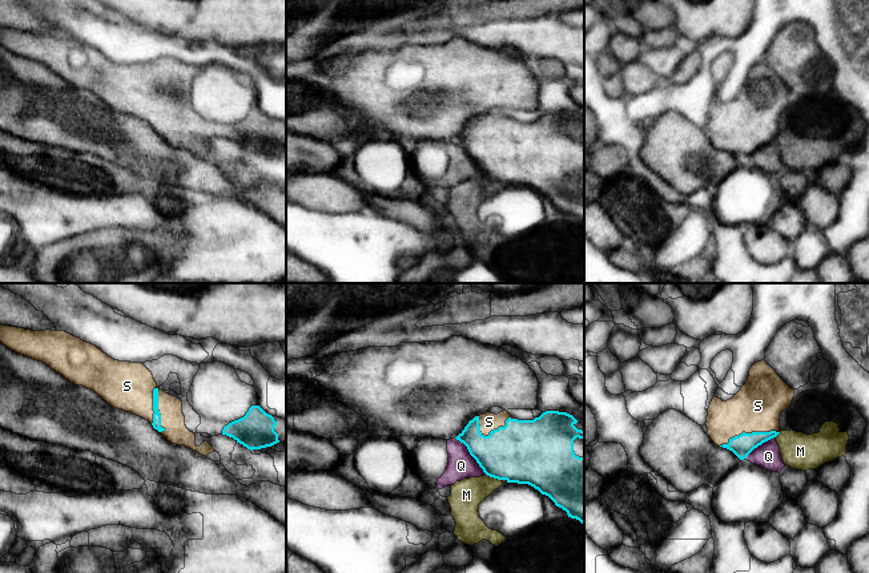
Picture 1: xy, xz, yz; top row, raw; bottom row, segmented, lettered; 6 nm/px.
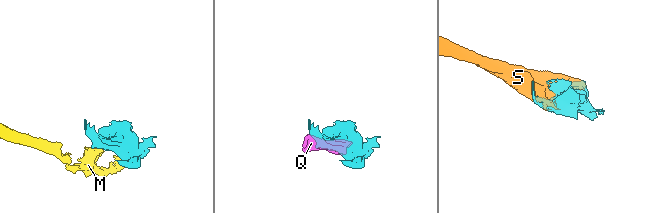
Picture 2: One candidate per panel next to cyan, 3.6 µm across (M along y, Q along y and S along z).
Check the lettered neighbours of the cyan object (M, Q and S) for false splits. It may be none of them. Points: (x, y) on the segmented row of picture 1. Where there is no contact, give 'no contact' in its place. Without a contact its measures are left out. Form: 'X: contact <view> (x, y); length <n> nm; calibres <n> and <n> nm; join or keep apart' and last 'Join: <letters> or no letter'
M: contact xz (494, 477); length 100 nm; calibres 380 and 190 nm; keep apart
Q: contact xz (470, 454); length 300 nm; calibres 340 and 160 nm; keep apart
S: contact xy (157, 410); length 280 nm; calibres 50 and 300 nm; join
Join: S

